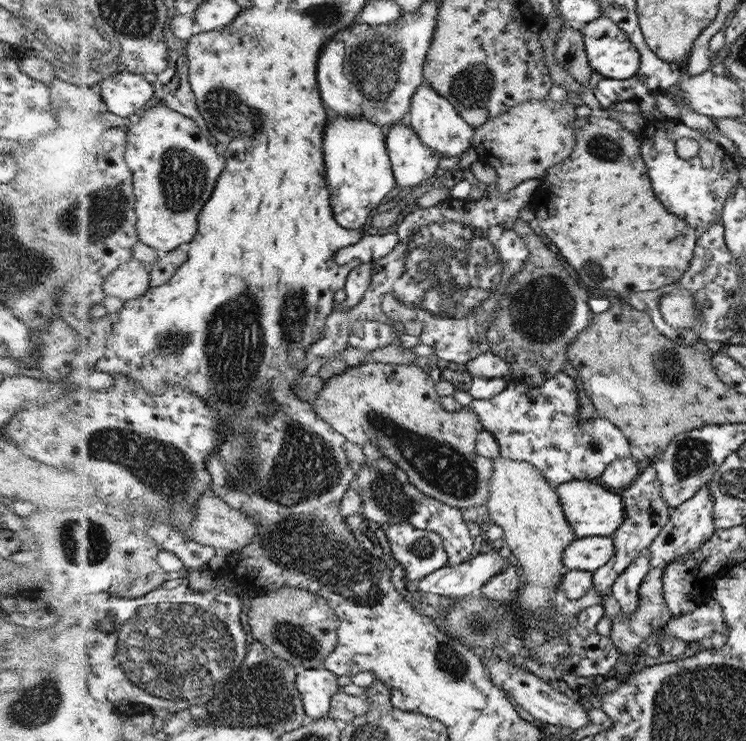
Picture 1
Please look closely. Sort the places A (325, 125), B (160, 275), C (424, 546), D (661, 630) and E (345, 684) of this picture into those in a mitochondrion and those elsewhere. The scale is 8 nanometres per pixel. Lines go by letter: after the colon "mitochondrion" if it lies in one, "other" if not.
A: other
B: other
C: mitochondrion
D: other
E: other

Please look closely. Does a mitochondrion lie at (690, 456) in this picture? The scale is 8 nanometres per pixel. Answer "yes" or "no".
yes

